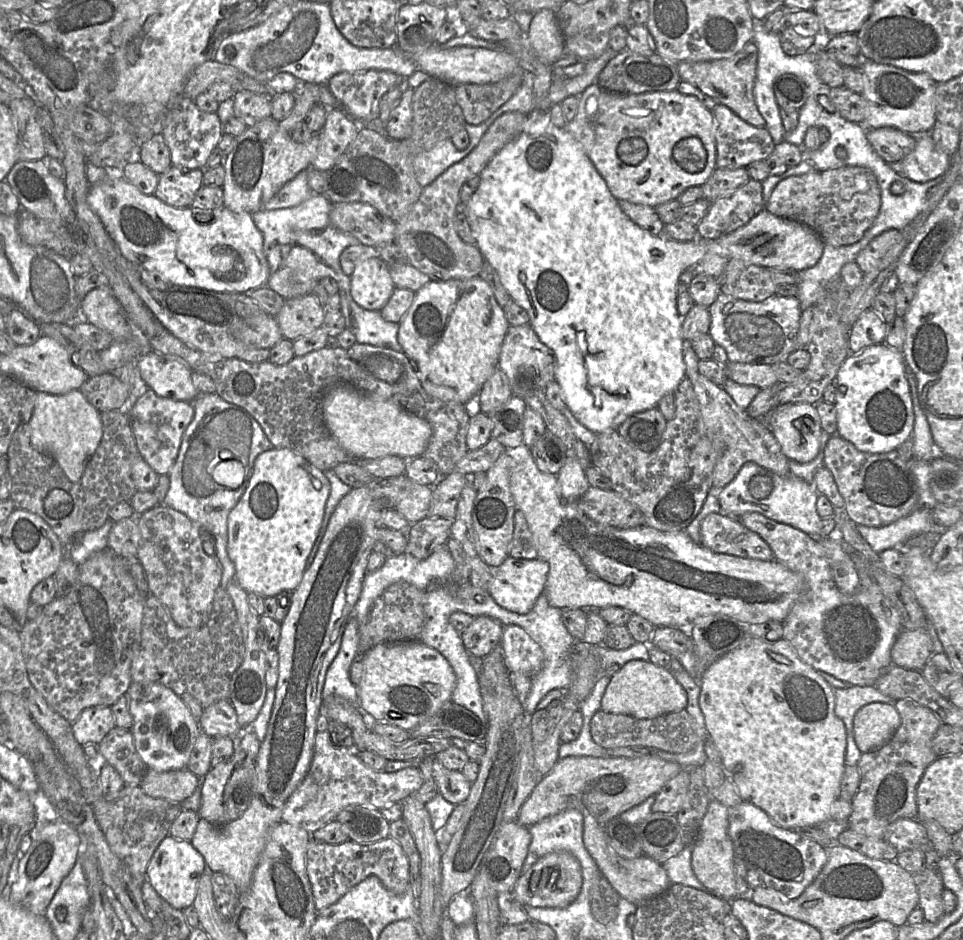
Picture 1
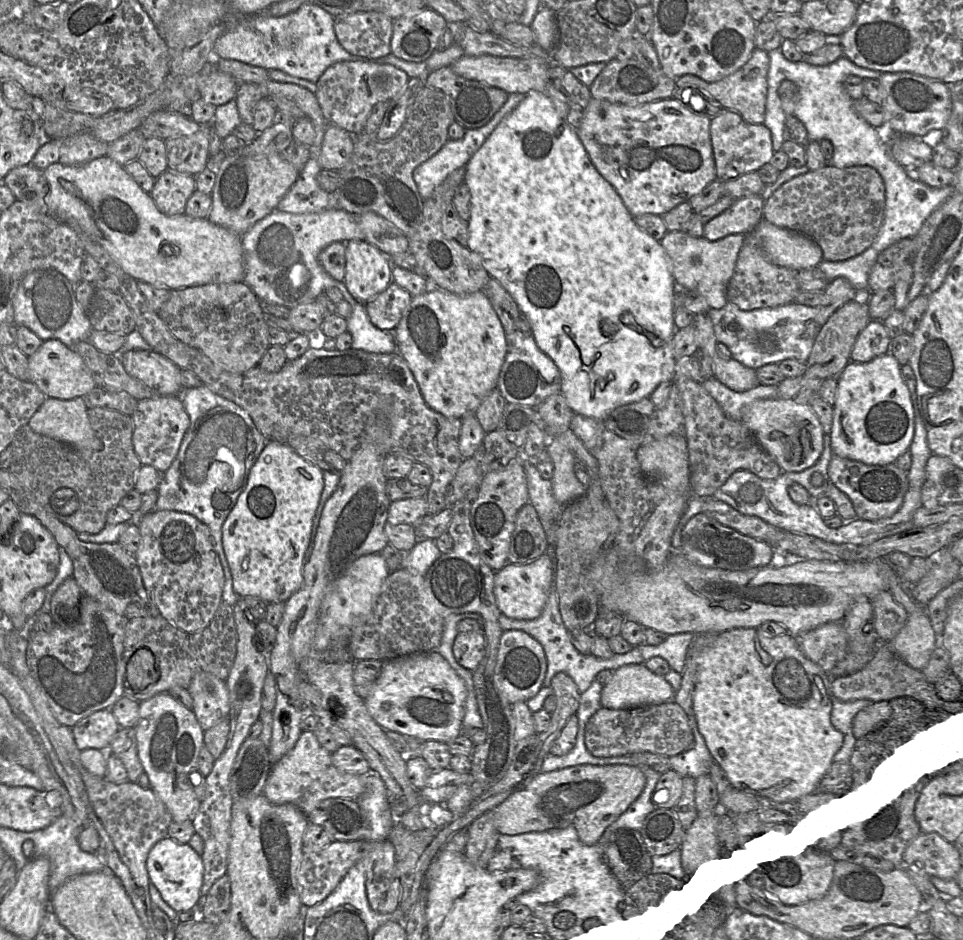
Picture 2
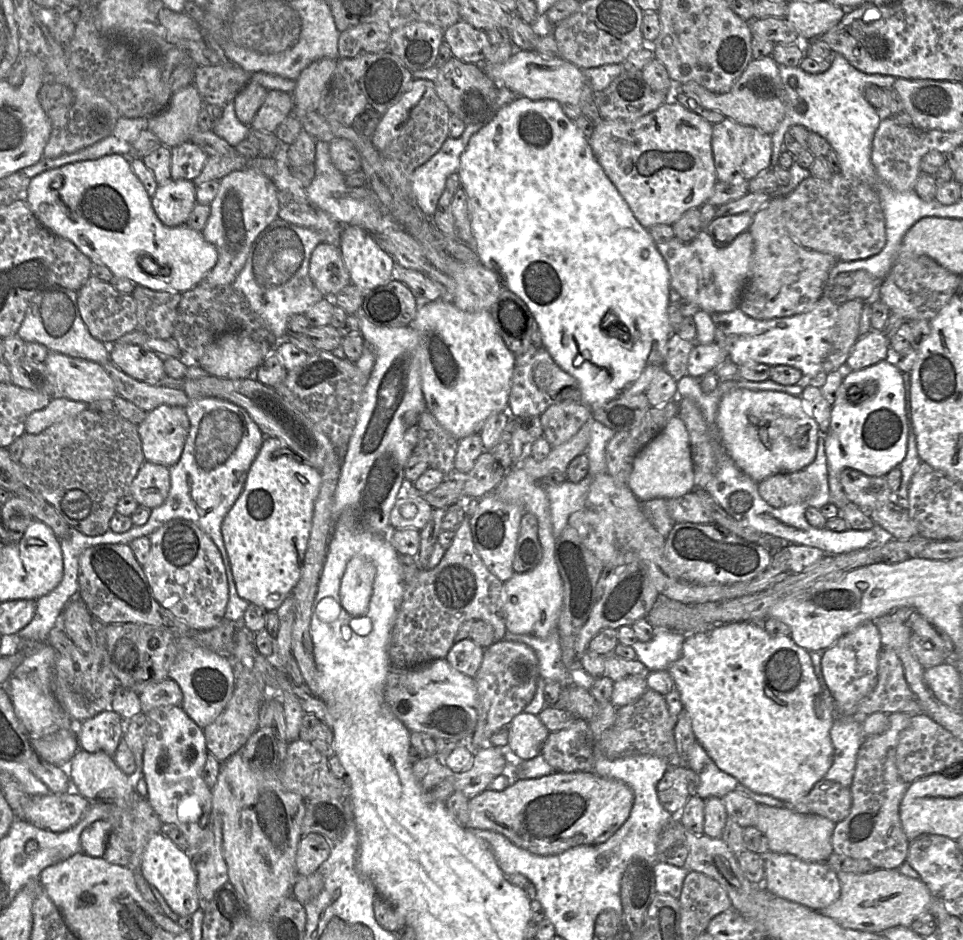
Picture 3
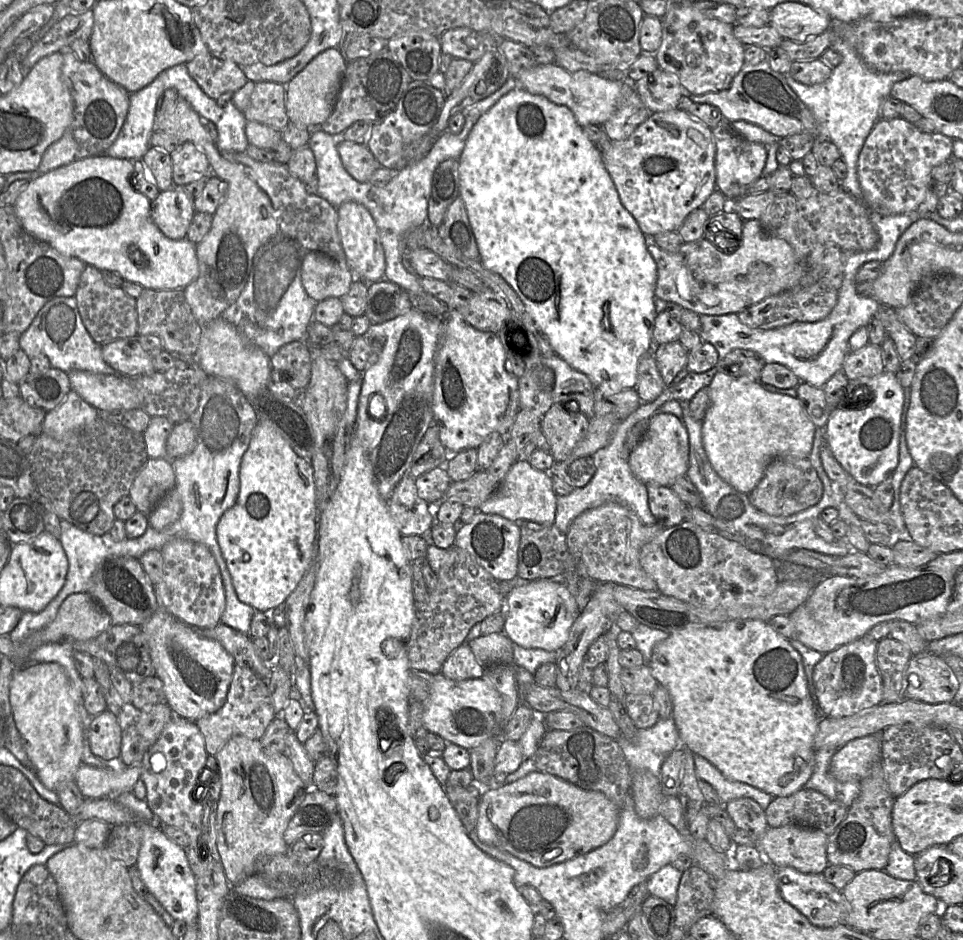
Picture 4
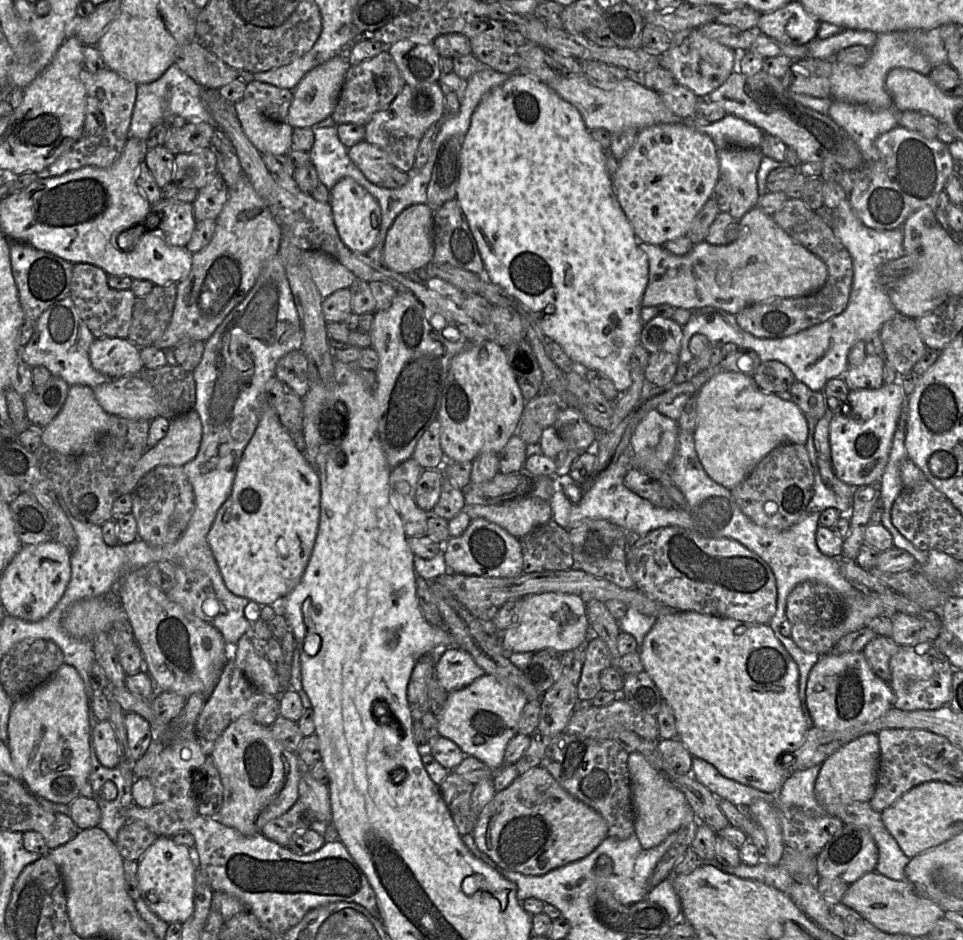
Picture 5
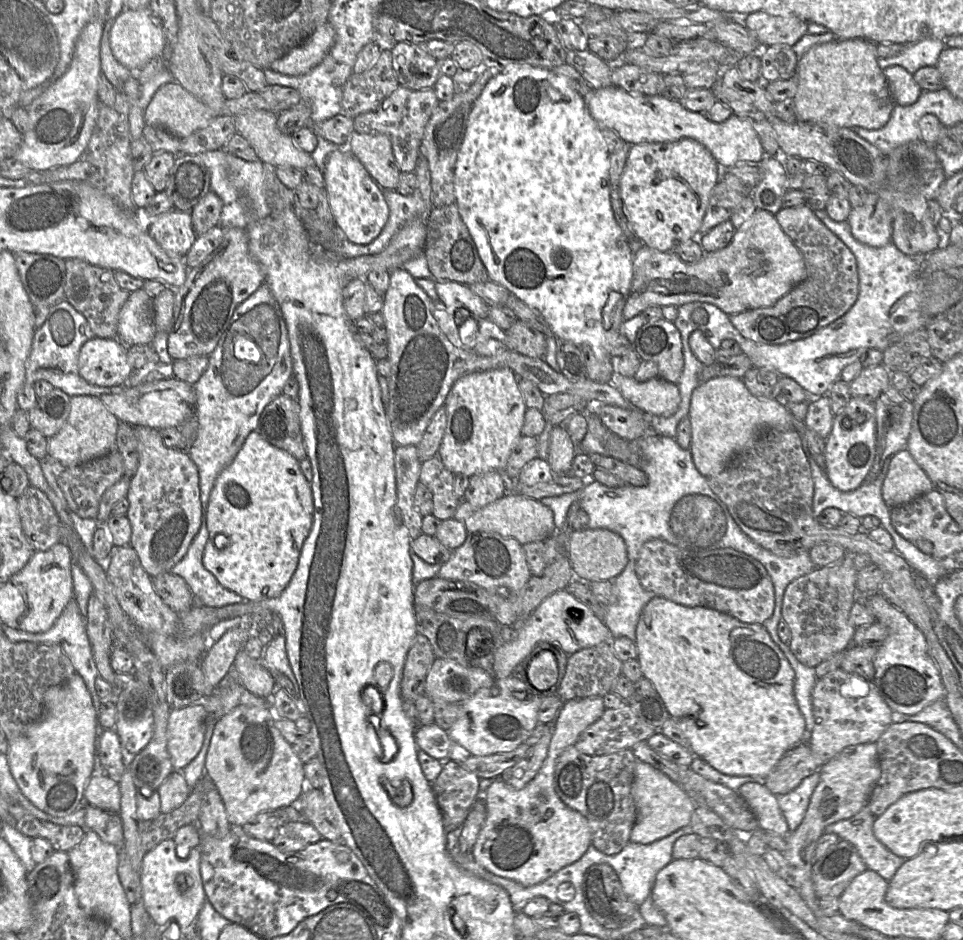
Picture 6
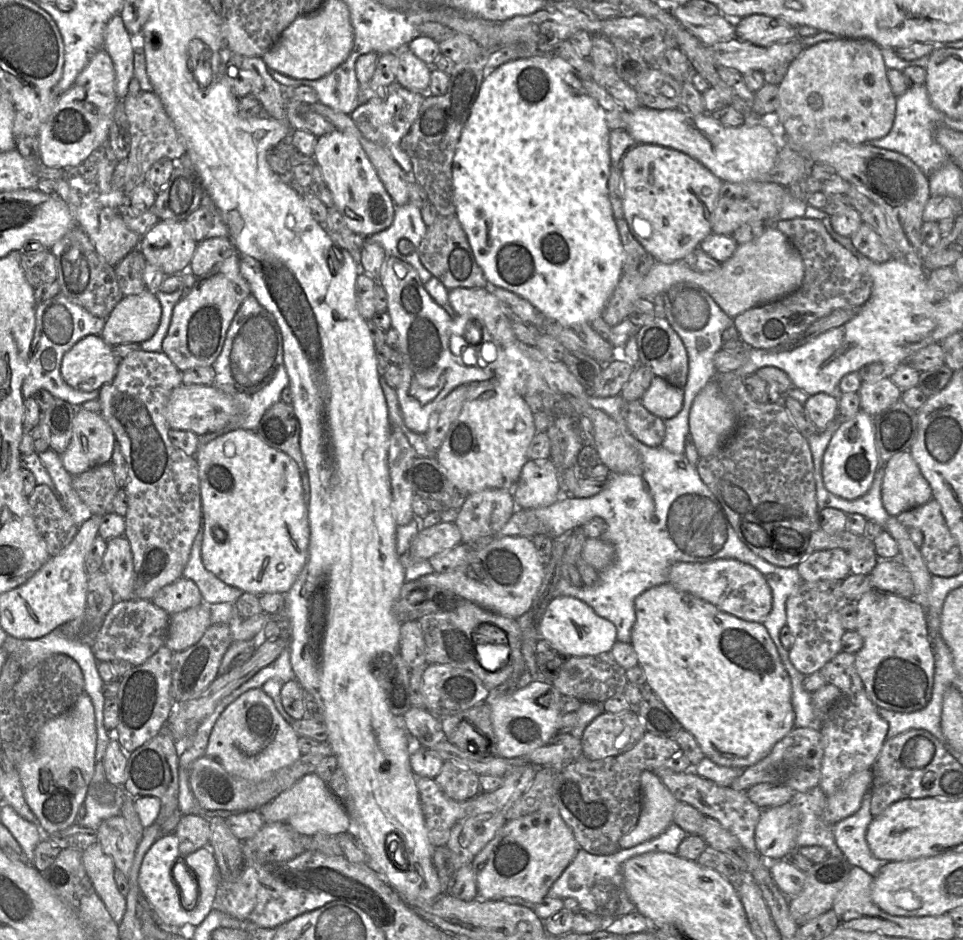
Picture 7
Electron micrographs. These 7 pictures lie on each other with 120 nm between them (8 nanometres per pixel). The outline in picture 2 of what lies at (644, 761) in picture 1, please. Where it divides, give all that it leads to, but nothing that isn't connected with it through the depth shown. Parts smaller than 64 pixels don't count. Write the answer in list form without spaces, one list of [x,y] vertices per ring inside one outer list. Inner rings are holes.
[[[582,764],[551,772],[538,774],[529,785],[511,794],[493,808],[493,824],[502,835],[546,835],[568,827],[574,827],[581,841],[586,845],[596,845],[603,835],[627,809],[638,799],[644,790],[646,778],[636,766]]]

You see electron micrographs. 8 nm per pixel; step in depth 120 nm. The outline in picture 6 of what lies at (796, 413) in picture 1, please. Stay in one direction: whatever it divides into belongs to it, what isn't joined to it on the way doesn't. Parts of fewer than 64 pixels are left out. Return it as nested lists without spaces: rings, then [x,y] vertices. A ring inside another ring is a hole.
[[[729,376],[700,383],[692,393],[688,416],[692,431],[690,451],[704,477],[714,477],[724,471],[763,431],[788,430],[793,428],[794,421],[787,406],[752,395],[742,378]]]

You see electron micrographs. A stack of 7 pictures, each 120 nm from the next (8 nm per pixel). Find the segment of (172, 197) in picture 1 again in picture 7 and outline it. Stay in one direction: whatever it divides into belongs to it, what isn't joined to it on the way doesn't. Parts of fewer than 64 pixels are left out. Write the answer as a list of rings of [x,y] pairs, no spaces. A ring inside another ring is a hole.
[[[159,221],[141,237],[139,249],[147,263],[170,276],[188,271],[197,244],[183,221]]]

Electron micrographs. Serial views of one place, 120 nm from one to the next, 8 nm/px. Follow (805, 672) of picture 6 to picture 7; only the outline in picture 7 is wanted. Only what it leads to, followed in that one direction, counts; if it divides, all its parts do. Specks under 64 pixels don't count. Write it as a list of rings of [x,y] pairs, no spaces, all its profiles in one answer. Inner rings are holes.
[[[787,654],[788,659],[785,662],[785,669],[788,672],[791,679],[792,687],[792,706],[795,713],[795,727],[801,728],[811,728],[814,730],[821,729],[823,719],[821,719],[813,710],[811,703],[811,693],[807,692],[803,687],[803,681],[805,675],[799,672],[789,659],[789,654]]]

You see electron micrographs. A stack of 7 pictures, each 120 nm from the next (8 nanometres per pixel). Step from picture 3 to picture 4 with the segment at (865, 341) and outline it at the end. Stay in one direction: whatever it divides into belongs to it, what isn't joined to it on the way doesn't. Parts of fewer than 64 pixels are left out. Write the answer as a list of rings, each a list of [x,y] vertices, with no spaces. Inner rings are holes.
[[[868,343],[857,351],[850,351],[844,359],[842,372],[848,380],[884,372],[881,345]]]

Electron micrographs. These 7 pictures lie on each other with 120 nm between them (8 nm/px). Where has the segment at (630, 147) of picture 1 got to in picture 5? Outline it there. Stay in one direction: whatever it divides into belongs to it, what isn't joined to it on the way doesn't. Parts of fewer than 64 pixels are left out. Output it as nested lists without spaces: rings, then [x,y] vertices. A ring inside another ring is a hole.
[[[684,123],[656,124],[641,130],[637,135],[634,146],[626,153],[623,158],[618,160],[618,168],[615,173],[614,180],[614,192],[627,220],[629,221],[634,231],[636,238],[645,243],[662,246],[669,240],[673,240],[686,235],[696,215],[702,209],[707,200],[712,197],[713,190],[719,177],[720,165],[718,159],[718,148],[710,136],[699,132]]]

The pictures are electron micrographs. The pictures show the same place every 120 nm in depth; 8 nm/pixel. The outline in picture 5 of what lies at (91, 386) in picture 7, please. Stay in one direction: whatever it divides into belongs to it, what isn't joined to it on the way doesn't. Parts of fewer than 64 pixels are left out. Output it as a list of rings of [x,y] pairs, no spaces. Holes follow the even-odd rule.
[[[128,338],[95,339],[89,349],[93,368],[112,378],[139,375],[144,370],[140,348]]]

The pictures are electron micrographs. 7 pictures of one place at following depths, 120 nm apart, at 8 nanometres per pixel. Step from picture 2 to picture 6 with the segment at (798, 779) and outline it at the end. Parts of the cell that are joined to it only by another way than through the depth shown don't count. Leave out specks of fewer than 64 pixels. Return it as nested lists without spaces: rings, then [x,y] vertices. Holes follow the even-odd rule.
[[[663,597],[652,598],[643,608],[637,628],[636,647],[643,676],[648,679],[664,701],[671,718],[691,743],[694,756],[706,761],[719,772],[730,776],[750,776],[763,781],[776,767],[780,759],[791,749],[806,742],[805,719],[798,707],[795,694],[795,672],[788,659],[772,640],[764,625],[745,624],[736,618],[706,607],[687,607]]]

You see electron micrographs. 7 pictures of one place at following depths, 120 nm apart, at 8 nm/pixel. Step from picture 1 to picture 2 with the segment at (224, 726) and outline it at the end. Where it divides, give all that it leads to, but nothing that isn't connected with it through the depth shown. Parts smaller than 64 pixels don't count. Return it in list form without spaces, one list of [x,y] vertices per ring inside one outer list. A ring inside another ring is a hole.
[[[208,672],[197,673],[188,691],[193,699],[192,711],[203,731],[210,729],[230,714],[226,680]]]

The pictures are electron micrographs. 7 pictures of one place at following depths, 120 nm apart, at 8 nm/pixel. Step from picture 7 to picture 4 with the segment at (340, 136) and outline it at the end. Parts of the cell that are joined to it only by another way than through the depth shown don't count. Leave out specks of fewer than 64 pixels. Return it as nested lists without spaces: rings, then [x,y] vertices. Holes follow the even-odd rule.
[[[347,201],[337,208],[337,228],[341,244],[346,255],[348,268],[355,280],[367,285],[382,280],[385,277],[386,259],[379,238],[376,223],[370,212],[363,205]]]

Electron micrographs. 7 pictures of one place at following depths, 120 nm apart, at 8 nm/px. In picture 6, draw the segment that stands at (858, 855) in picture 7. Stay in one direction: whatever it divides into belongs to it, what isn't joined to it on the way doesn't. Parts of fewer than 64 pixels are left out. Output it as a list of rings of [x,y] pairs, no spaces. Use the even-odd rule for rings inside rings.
[[[866,805],[851,818],[829,825],[826,832],[835,833],[840,839],[853,844],[867,869],[890,881],[906,859],[892,853],[875,837],[874,820]]]

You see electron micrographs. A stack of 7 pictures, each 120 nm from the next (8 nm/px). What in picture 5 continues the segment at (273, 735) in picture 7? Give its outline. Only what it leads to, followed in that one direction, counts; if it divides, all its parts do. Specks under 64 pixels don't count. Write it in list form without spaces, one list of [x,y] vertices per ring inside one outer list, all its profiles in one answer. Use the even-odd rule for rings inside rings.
[[[247,718],[237,719],[218,737],[210,756],[223,786],[223,804],[216,819],[241,834],[261,833],[267,822],[286,813],[298,801],[300,759],[274,739],[270,727]]]

